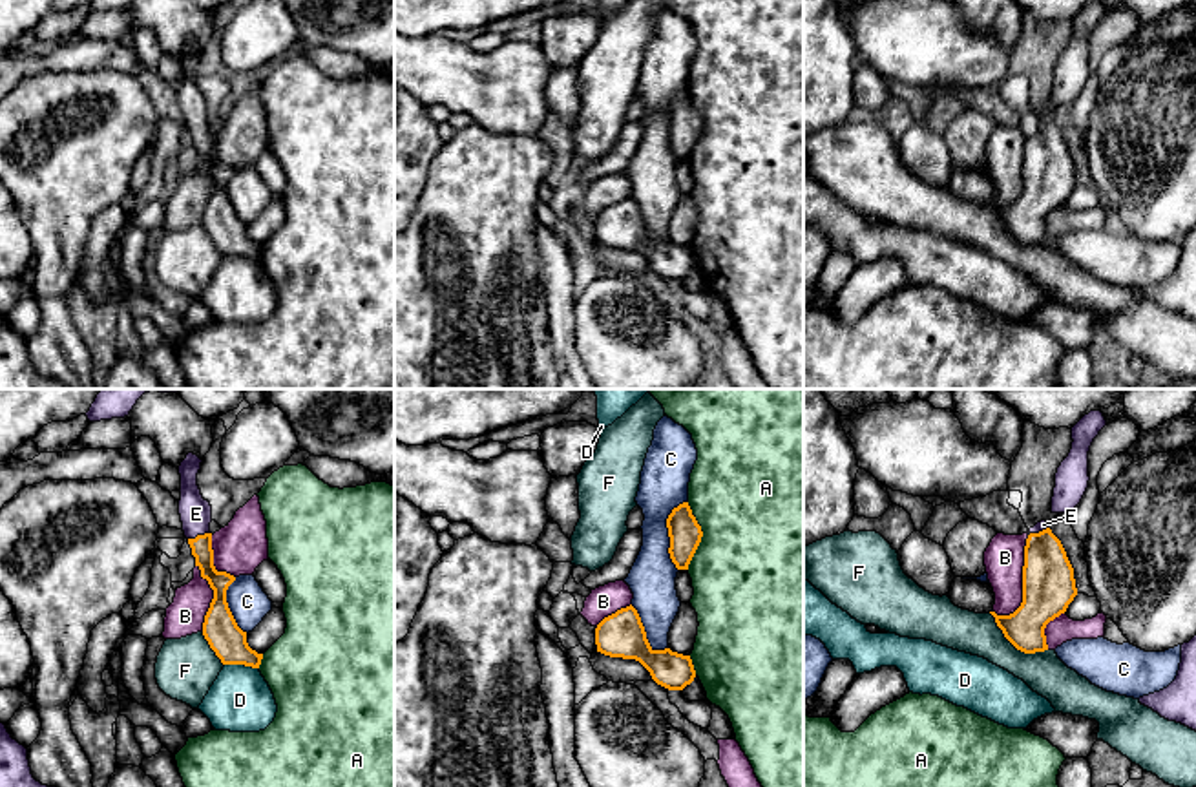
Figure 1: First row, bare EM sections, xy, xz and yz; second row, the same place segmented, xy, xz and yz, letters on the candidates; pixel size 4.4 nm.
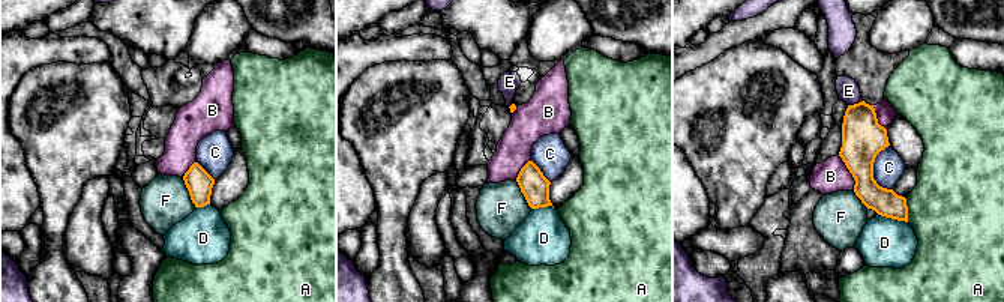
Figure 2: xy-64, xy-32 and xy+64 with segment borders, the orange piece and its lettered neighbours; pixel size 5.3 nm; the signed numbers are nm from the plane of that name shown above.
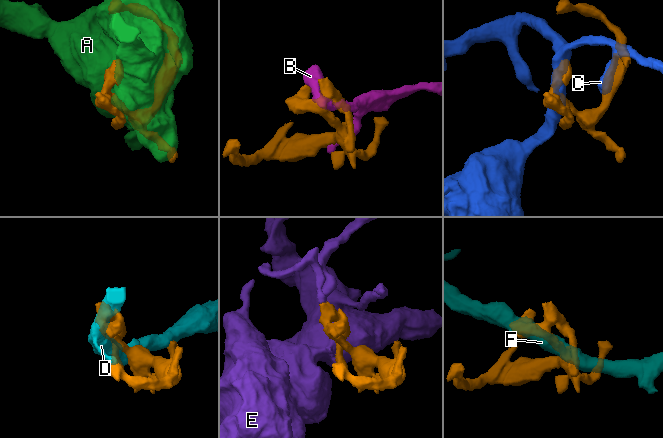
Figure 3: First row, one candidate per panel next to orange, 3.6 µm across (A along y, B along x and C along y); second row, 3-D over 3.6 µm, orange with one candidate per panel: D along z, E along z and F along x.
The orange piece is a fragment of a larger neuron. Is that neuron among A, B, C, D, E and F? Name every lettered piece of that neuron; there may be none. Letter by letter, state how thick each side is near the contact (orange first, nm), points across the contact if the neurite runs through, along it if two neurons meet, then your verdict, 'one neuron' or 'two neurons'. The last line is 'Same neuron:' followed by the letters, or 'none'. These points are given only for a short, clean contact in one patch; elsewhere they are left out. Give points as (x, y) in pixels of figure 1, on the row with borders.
A: calibres 150 and 500 nm; two neurons
B: calibres 240 and 180 nm; two neurons
C: calibres 150 and 220 nm; two neurons
D: calibres 160 and 280 nm; two neurons
E: calibres 100 and 140 nm; way xy (201, 546), (198, 535), (196, 514); one neuron
F: calibres 200 and 190 nm; two neurons
Same neuron: E

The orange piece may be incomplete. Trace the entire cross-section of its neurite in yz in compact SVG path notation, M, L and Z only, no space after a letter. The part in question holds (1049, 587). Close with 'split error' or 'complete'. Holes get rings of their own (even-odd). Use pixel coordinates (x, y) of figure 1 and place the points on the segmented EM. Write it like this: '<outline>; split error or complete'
M1046 520L1037 522L1033 528L1028 530L1030 535L1026 539L1024 546L1024 566L1023 566L1023 603L1021 606L1010 614L1010 615L997 615L995 612L990 612L995 617L997 626L1002 630L1004 637L1021 652L1024 654L1035 654L1048 650L1044 628L1050 621L1059 617L1066 612L1068 604L1077 595L1075 579L1074 579L1074 568L1066 557L1066 551L1061 544L1061 540L1052 533Z; split error

